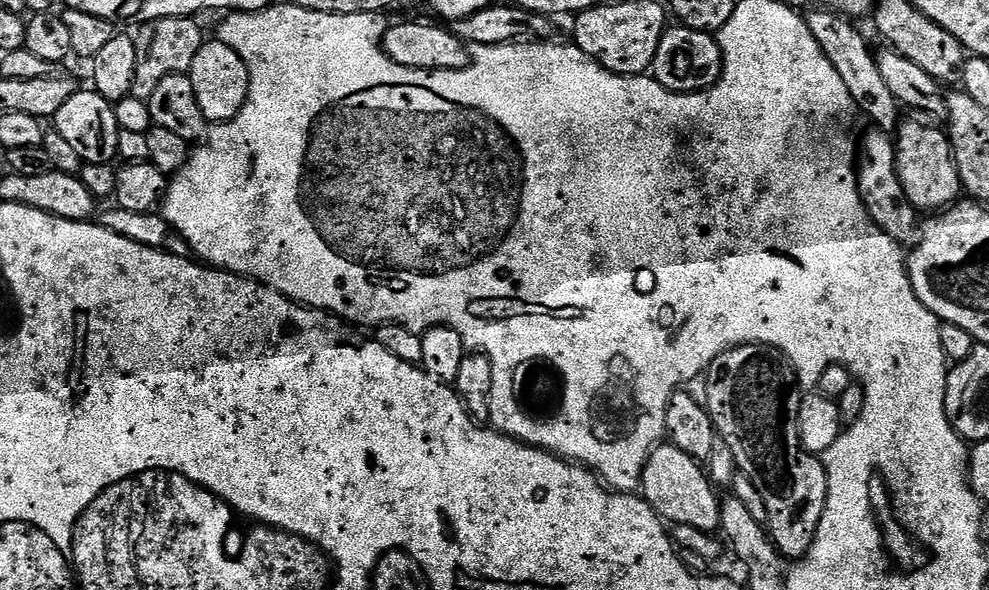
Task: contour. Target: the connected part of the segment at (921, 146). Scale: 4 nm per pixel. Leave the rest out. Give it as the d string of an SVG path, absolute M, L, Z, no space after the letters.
M920 118L912 119L916 120L905 119L898 128L901 140L899 140L899 143L902 146L897 147L896 150L896 165L900 171L900 181L906 190L906 198L910 198L910 202L916 209L924 214L936 214L961 199L962 185L956 165L956 156L952 152L952 141L948 139L947 131L943 127L935 128L932 125L935 123L925 122Z

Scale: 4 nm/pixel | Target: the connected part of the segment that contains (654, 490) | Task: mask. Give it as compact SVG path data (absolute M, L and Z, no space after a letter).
M661 442L652 449L640 475L639 491L643 500L669 525L690 526L705 534L719 529L719 501L714 498L716 492L712 481L697 461L682 454L673 444Z

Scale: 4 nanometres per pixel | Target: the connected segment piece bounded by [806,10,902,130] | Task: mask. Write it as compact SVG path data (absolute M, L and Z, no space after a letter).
M827 10L809 11L806 19L810 26L810 34L814 34L818 46L822 46L822 54L830 58L830 66L834 66L834 70L838 70L839 76L842 77L842 82L846 82L846 90L850 90L853 105L859 111L861 108L876 123L873 125L877 129L895 129L902 120L901 105L897 104L894 94L890 94L882 73L878 71L873 49L868 49L863 34L852 25L855 23L849 17Z

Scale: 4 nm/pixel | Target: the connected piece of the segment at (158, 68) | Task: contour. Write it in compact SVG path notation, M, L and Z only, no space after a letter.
M167 16L150 20L139 25L140 33L135 33L134 39L138 50L138 66L134 69L134 86L132 96L139 100L148 100L150 94L158 87L162 78L183 76L190 70L198 50L206 42L206 35L196 25L191 16Z

